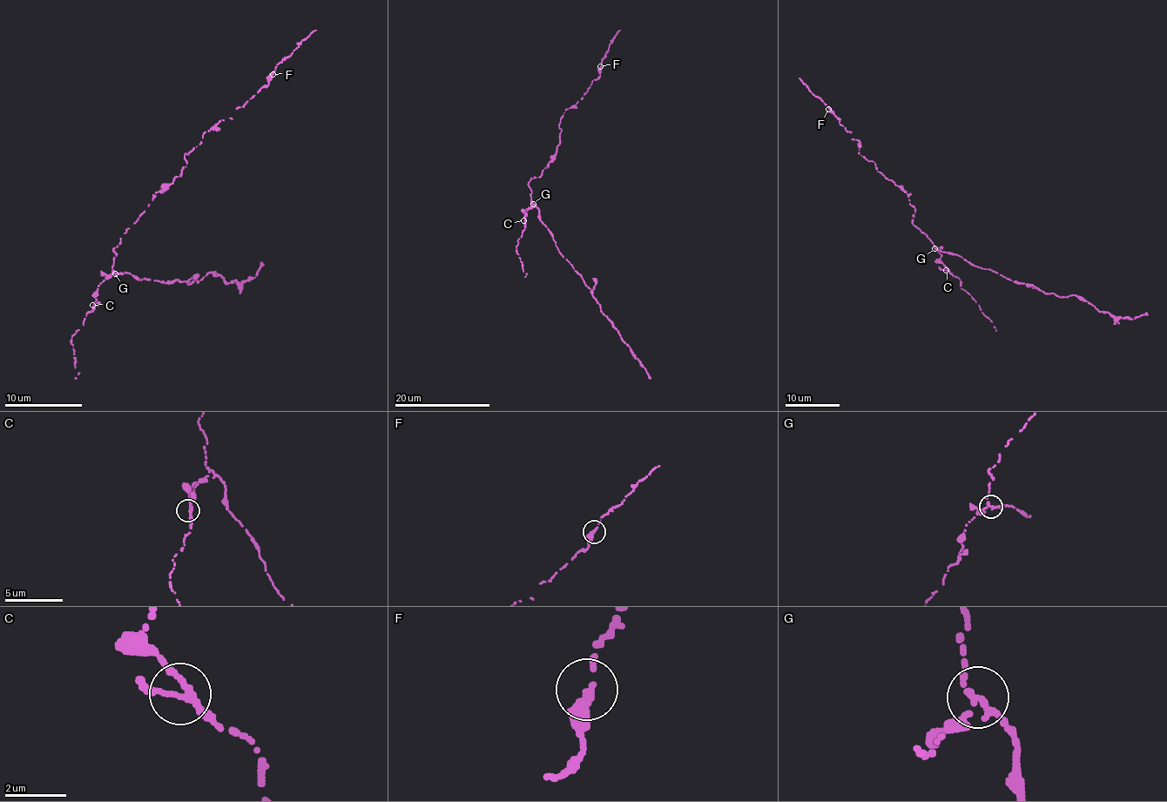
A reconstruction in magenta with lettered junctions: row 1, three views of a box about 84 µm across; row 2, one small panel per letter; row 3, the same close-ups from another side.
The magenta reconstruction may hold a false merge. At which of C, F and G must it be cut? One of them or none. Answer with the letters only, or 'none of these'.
G

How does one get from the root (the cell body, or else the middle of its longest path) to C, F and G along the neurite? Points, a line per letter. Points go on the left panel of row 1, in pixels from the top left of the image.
C: (116, 247), (113, 252), (117, 254), (114, 257), (114, 272), (99, 284), (92, 305)
F: (116, 247), (154, 195), (180, 177), (185, 153), (203, 133), (232, 118), (273, 74)
G: (116, 247), (113, 252), (117, 254), (113, 263), (114, 272)

